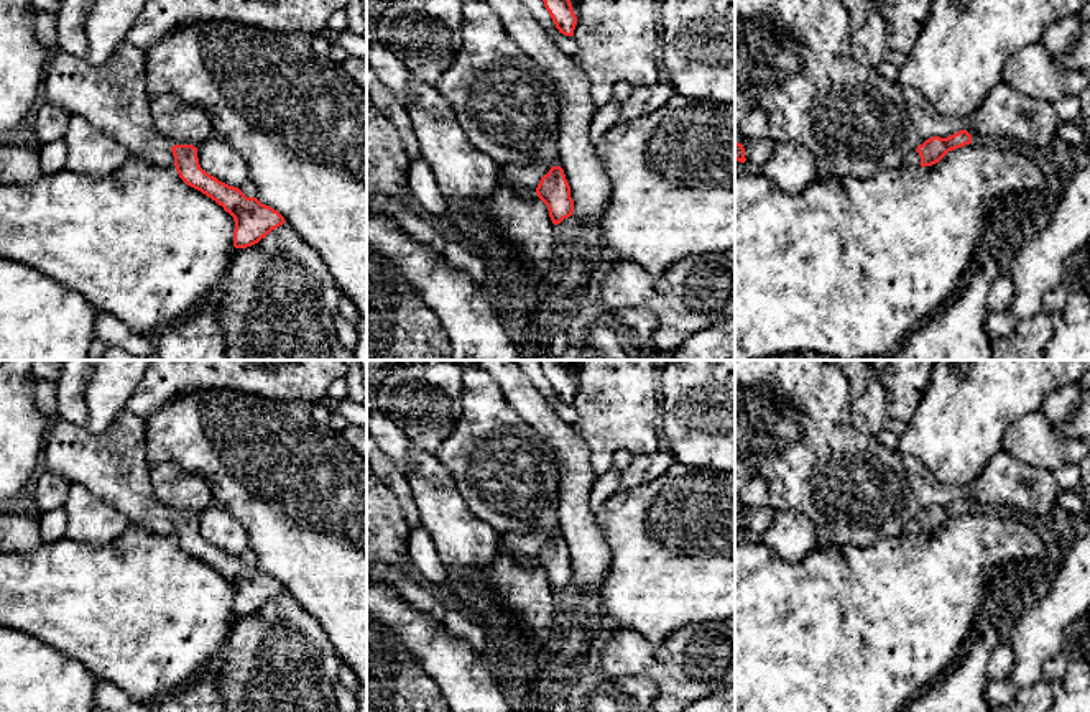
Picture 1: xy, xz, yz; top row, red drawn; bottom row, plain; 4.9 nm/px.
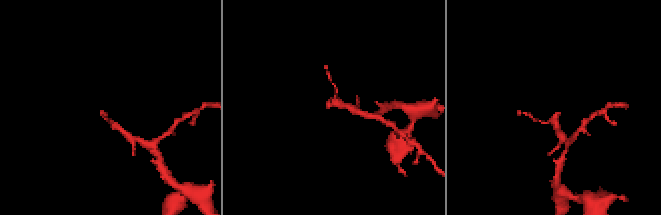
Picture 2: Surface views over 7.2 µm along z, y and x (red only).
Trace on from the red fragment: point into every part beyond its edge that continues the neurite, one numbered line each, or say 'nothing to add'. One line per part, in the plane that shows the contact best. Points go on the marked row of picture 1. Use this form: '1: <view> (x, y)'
1: xz (521, 180)

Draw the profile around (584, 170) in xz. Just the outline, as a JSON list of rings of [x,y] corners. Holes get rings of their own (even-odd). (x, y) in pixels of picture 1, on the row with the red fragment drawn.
[[[483,0],[498,15],[506,33],[554,82],[559,100],[557,150],[570,186],[570,217],[600,233],[612,184],[598,148],[589,138],[598,110],[587,74],[564,54],[521,0]]]

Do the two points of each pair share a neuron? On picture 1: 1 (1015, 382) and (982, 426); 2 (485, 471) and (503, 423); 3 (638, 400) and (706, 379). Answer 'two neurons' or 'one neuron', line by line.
1: one neuron
2: one neuron
3: two neurons

